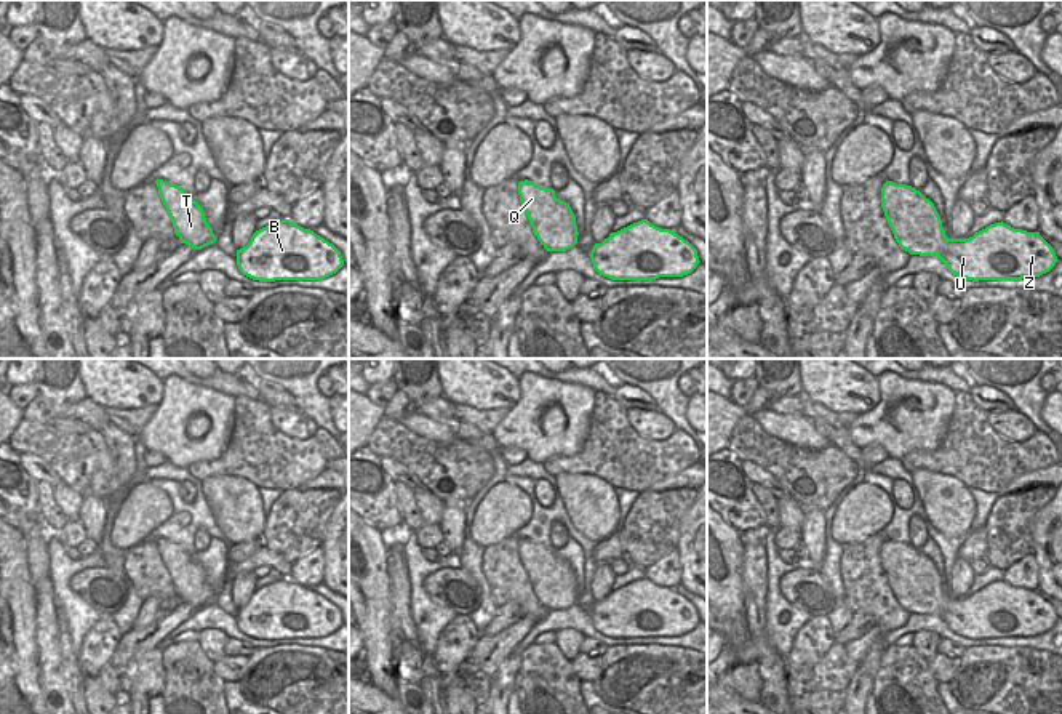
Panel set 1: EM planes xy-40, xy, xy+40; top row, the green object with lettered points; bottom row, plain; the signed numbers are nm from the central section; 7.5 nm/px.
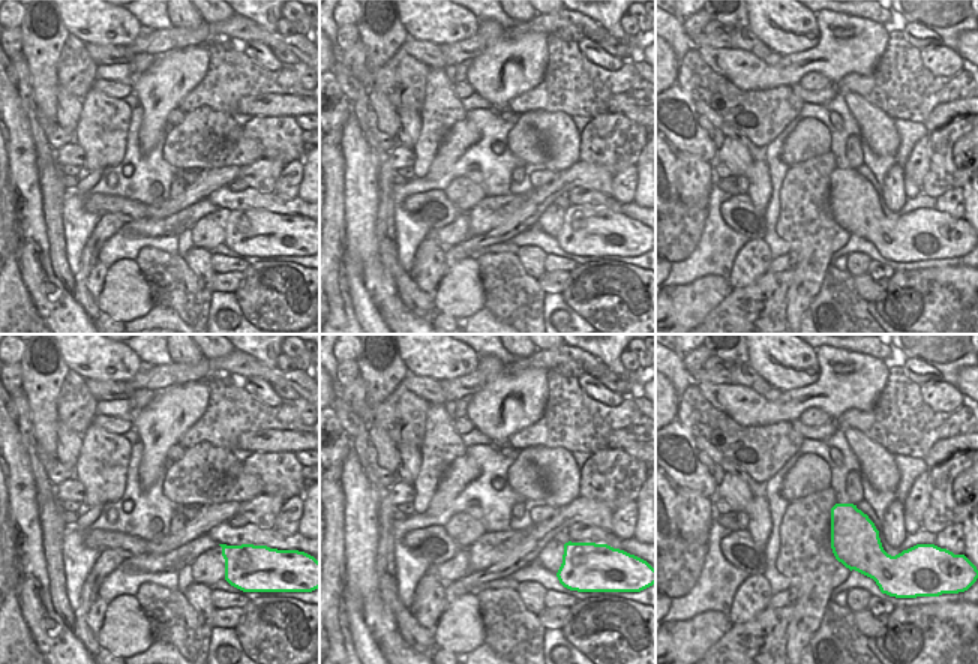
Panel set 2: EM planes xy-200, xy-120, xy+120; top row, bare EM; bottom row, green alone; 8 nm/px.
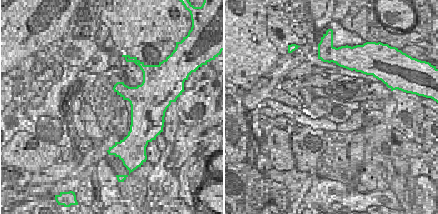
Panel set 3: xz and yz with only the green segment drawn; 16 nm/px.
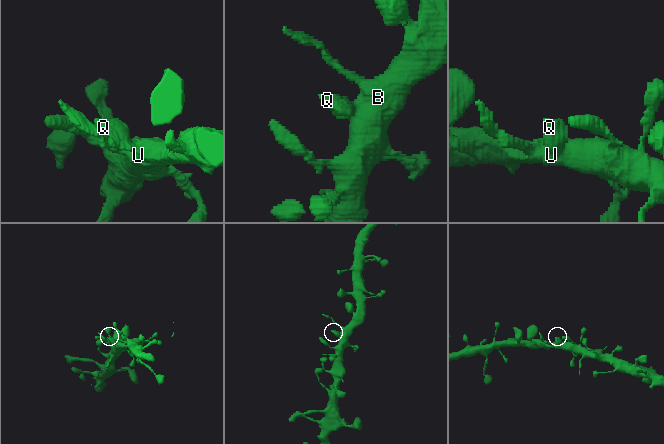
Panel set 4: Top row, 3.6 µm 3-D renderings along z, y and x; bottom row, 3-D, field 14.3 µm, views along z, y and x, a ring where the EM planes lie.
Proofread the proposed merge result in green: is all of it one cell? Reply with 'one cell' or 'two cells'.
one cell

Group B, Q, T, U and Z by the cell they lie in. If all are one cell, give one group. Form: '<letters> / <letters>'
B Q T U Z

